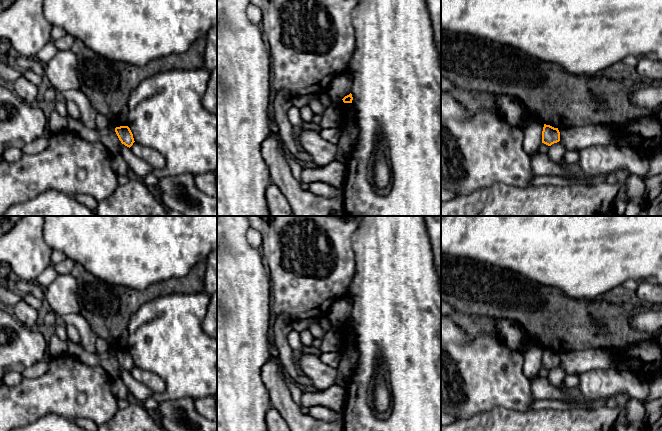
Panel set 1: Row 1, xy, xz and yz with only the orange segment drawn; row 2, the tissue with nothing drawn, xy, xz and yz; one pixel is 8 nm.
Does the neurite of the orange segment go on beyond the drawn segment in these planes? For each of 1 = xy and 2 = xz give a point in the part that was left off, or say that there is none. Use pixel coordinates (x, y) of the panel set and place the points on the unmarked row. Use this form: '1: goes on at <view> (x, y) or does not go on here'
1: does not go on here
2: does not go on here

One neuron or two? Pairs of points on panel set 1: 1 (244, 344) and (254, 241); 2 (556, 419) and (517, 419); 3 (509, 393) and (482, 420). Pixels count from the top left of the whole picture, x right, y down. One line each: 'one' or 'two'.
1: two
2: one
3: two

